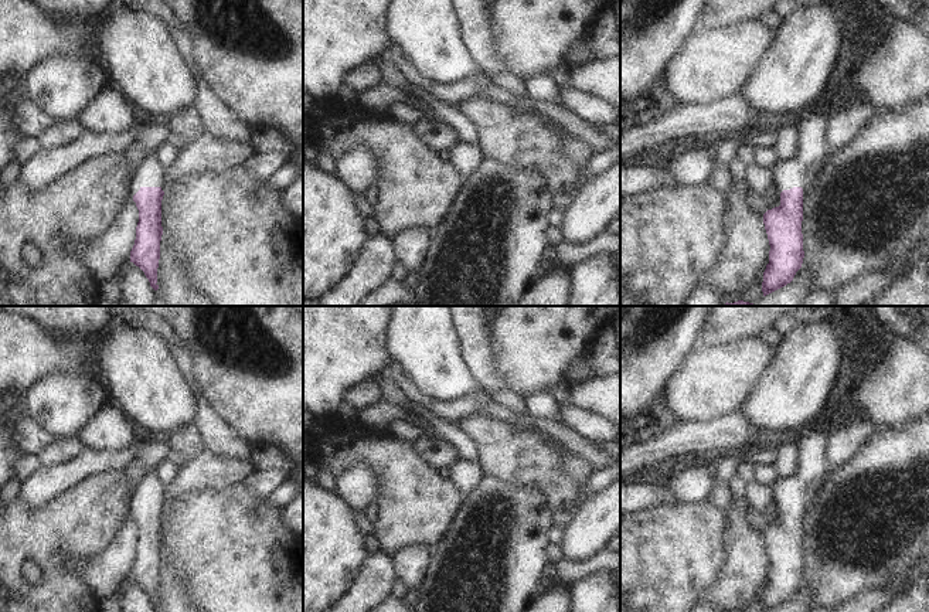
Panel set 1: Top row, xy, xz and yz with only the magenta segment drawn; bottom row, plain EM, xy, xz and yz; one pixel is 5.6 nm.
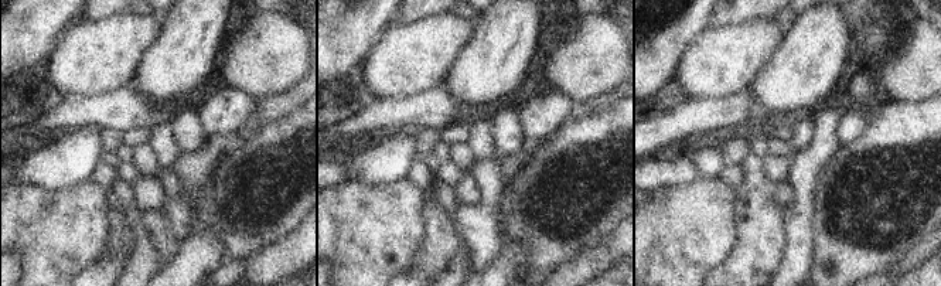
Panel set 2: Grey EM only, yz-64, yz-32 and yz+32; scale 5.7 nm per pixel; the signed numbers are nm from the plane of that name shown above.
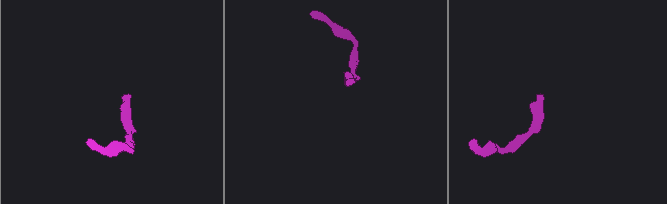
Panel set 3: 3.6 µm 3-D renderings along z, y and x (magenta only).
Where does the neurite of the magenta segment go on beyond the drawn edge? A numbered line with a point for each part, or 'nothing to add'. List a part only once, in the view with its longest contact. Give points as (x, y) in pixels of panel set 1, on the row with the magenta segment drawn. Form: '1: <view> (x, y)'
1: xy (152, 174)

